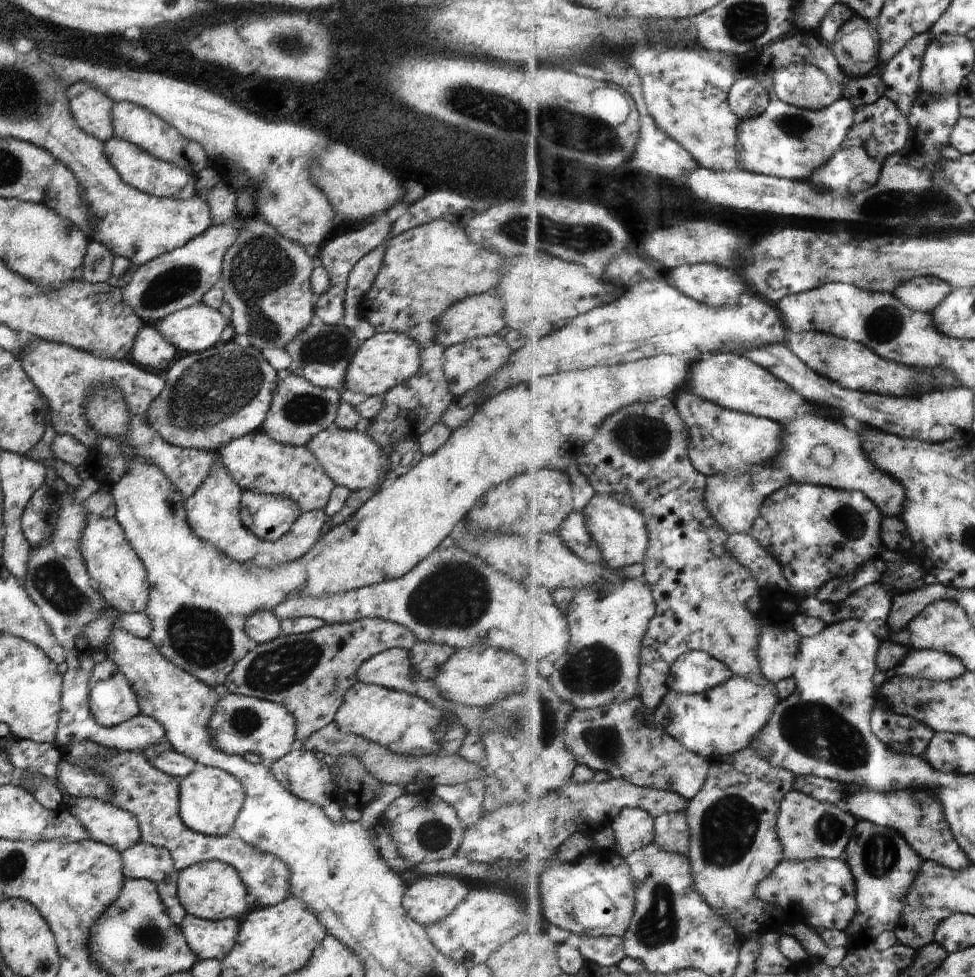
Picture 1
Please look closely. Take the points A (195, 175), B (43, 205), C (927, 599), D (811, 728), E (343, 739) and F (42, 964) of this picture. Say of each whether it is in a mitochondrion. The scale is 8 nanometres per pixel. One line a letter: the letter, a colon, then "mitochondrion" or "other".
A: other
B: other
C: other
D: mitochondrion
E: other
F: mitochondrion

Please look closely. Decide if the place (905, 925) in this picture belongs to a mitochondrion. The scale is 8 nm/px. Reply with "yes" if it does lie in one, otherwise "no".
no

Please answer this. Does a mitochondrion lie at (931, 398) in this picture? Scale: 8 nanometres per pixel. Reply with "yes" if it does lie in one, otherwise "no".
no

